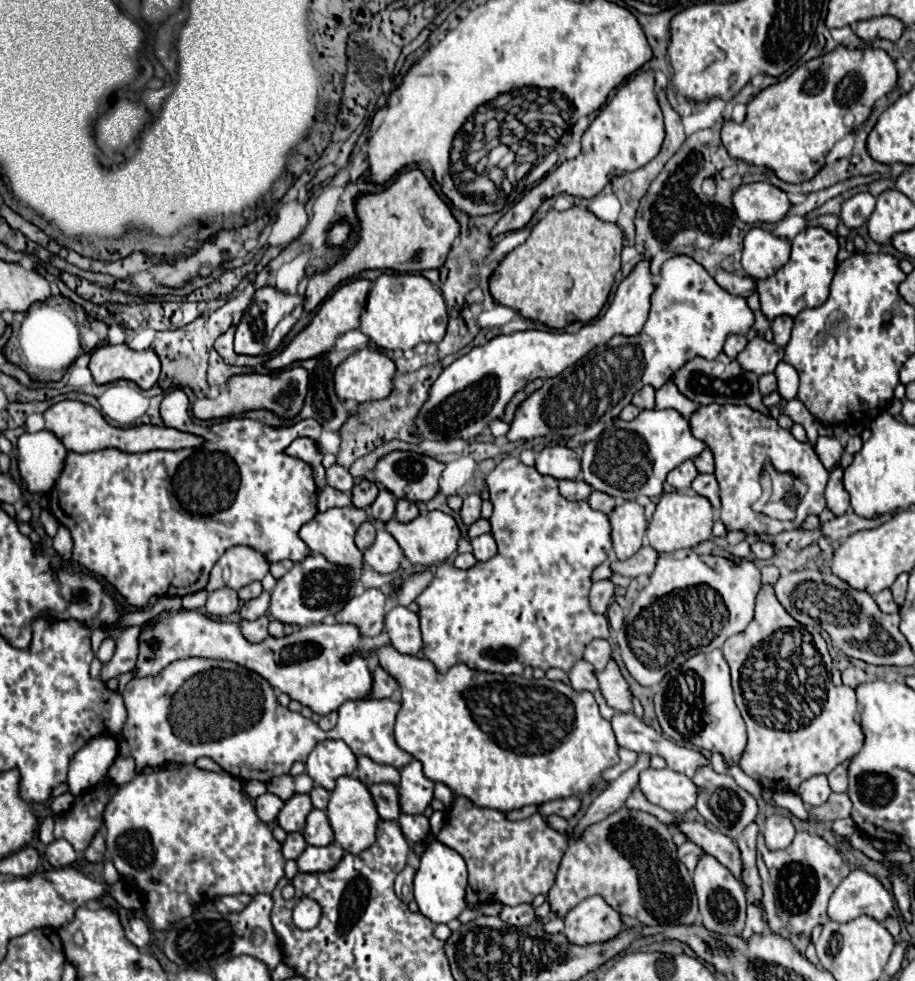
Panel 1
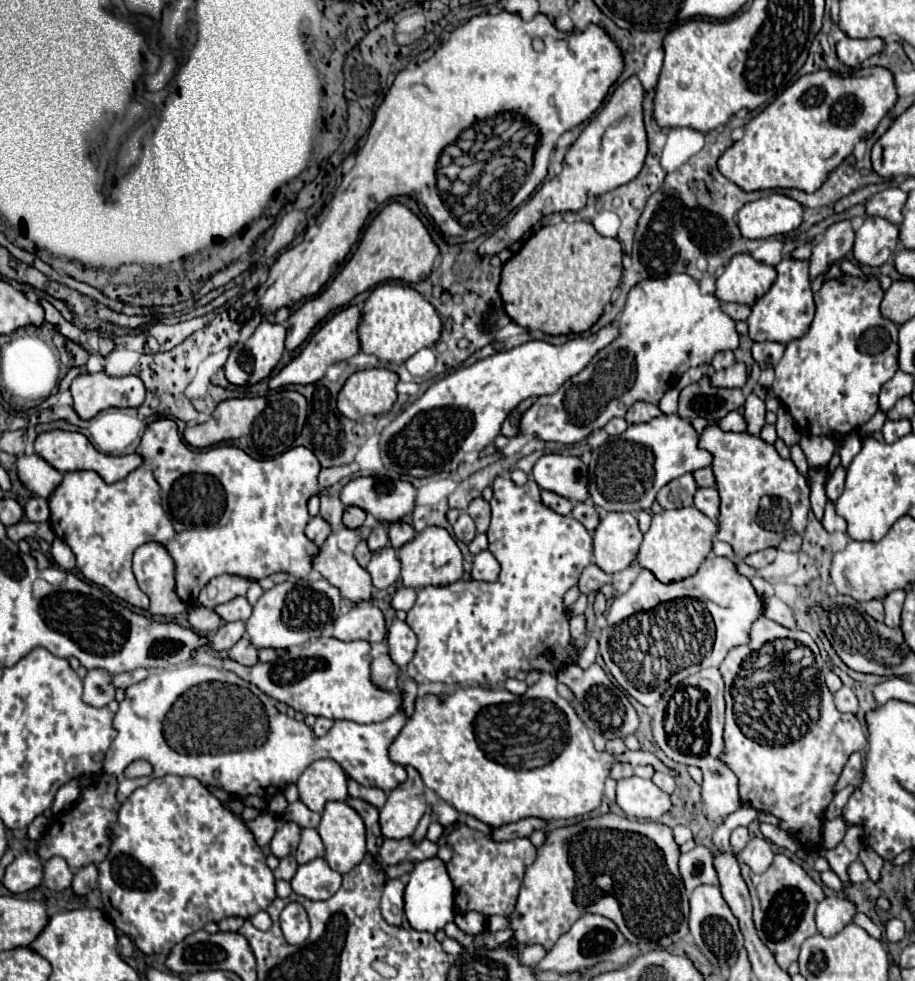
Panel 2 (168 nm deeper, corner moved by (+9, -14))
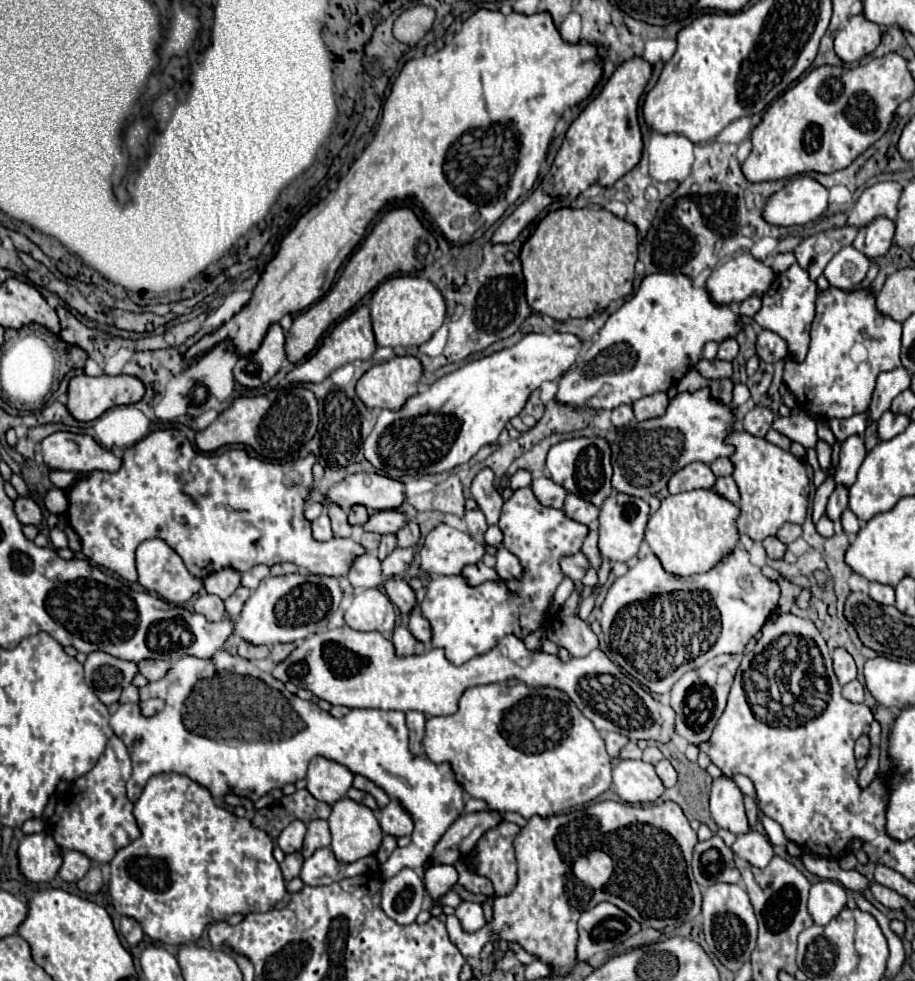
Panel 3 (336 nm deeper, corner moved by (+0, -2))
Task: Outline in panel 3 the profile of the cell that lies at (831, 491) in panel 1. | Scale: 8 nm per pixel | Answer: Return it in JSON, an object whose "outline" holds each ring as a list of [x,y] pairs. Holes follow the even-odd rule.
{"outline":[[[844,512],[842,514],[842,520],[840,520],[840,524],[842,524],[842,528],[844,528],[844,532],[846,534],[856,534],[858,530],[860,530],[860,520],[852,514],[852,512]]]}

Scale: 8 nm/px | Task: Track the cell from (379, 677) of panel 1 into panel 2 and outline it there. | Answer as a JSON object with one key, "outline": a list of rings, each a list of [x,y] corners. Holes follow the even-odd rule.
{"outline":[[[381,654],[371,664],[371,678],[383,690],[395,690],[401,674],[403,674],[403,670],[391,660],[389,654]]]}

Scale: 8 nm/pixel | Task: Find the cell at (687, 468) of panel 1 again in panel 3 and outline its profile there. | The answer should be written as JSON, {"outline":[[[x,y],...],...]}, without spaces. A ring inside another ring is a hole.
{"outline":[[[692,462],[688,466],[684,466],[682,470],[678,470],[670,482],[668,482],[668,490],[670,494],[680,494],[686,490],[698,490],[698,488],[712,488],[716,476],[712,474],[710,466],[704,462]]]}

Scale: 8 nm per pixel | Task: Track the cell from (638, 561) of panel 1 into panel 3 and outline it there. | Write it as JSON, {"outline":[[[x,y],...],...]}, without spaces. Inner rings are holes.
{"outline":[[[578,552],[576,556],[562,558],[560,566],[562,566],[562,572],[564,572],[568,578],[572,578],[574,582],[578,582],[578,580],[582,580],[582,578],[586,576],[586,570],[590,568],[590,562],[588,562],[588,558],[586,558],[582,552]]]}

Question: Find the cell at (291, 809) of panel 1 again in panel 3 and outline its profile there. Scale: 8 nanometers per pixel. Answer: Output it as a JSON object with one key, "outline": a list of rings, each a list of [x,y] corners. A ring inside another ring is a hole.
{"outline":[[[294,820],[294,822],[288,824],[288,826],[282,830],[282,834],[278,836],[278,846],[282,848],[284,854],[300,852],[304,834],[306,834],[306,824],[304,824],[302,820]]]}

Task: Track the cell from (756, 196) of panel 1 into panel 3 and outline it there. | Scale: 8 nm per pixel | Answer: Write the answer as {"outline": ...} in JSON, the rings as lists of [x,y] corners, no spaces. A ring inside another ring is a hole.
{"outline":[[[794,178],[782,190],[774,192],[762,210],[762,218],[774,226],[806,224],[816,220],[828,206],[828,190],[816,180]]]}

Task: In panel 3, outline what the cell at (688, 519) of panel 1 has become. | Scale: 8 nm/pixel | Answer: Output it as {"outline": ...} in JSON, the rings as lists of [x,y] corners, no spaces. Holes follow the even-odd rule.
{"outline":[[[712,490],[682,492],[662,500],[658,512],[650,516],[646,542],[670,574],[692,576],[708,572],[738,544],[736,518],[738,508]]]}

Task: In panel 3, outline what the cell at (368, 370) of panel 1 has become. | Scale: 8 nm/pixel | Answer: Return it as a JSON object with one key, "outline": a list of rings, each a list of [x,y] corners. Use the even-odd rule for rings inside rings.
{"outline":[[[394,356],[364,372],[356,394],[368,408],[398,410],[416,392],[420,376],[422,366],[414,356]]]}

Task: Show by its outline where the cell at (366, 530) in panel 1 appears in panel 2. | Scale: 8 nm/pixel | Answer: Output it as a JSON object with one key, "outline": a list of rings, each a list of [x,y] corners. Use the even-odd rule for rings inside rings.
{"outline":[[[359,542],[359,544],[357,544],[357,548],[355,548],[355,560],[357,560],[363,568],[369,564],[371,552],[369,552],[369,548],[367,548],[367,542]]]}

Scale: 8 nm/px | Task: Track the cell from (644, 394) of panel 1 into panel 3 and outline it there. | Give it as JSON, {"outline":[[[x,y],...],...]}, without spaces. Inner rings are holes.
{"outline":[[[666,392],[650,394],[650,396],[640,398],[638,402],[632,404],[634,414],[636,414],[636,420],[648,420],[648,418],[662,416],[662,414],[666,412],[666,406],[668,406],[668,396],[666,396]]]}

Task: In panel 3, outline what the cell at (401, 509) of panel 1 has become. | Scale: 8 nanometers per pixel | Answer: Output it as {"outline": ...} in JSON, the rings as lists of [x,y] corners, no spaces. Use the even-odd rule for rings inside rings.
{"outline":[[[410,520],[402,530],[396,532],[398,536],[398,546],[400,548],[406,548],[406,546],[416,546],[418,540],[420,540],[420,528],[414,520]]]}

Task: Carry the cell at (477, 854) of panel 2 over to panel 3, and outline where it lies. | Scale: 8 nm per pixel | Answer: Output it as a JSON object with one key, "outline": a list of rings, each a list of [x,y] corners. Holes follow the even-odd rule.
{"outline":[[[502,822],[488,830],[474,850],[470,852],[470,864],[476,868],[478,876],[484,876],[494,886],[494,898],[510,894],[518,882],[514,838],[520,834],[520,826],[512,822]]]}

